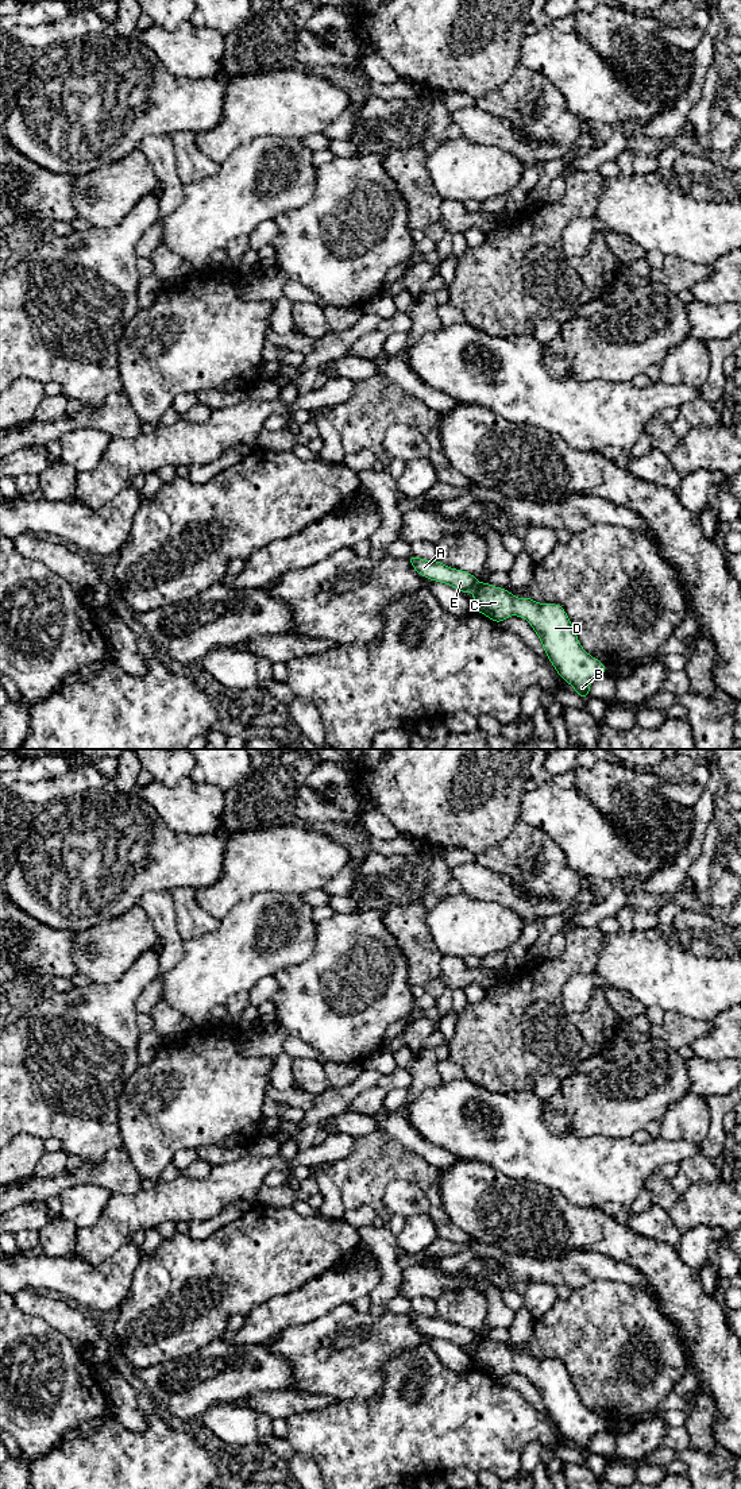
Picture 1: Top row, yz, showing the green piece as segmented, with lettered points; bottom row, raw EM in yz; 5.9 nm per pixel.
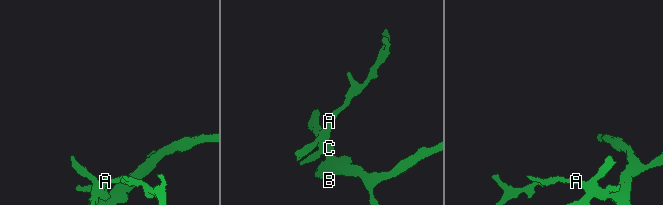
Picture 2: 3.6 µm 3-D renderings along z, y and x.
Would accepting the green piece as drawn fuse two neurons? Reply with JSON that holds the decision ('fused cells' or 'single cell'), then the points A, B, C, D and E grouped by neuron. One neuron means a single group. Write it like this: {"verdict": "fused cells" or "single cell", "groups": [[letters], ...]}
{"verdict": "single cell", "groups": [["A", "B", "C", "D", "E"]]}

